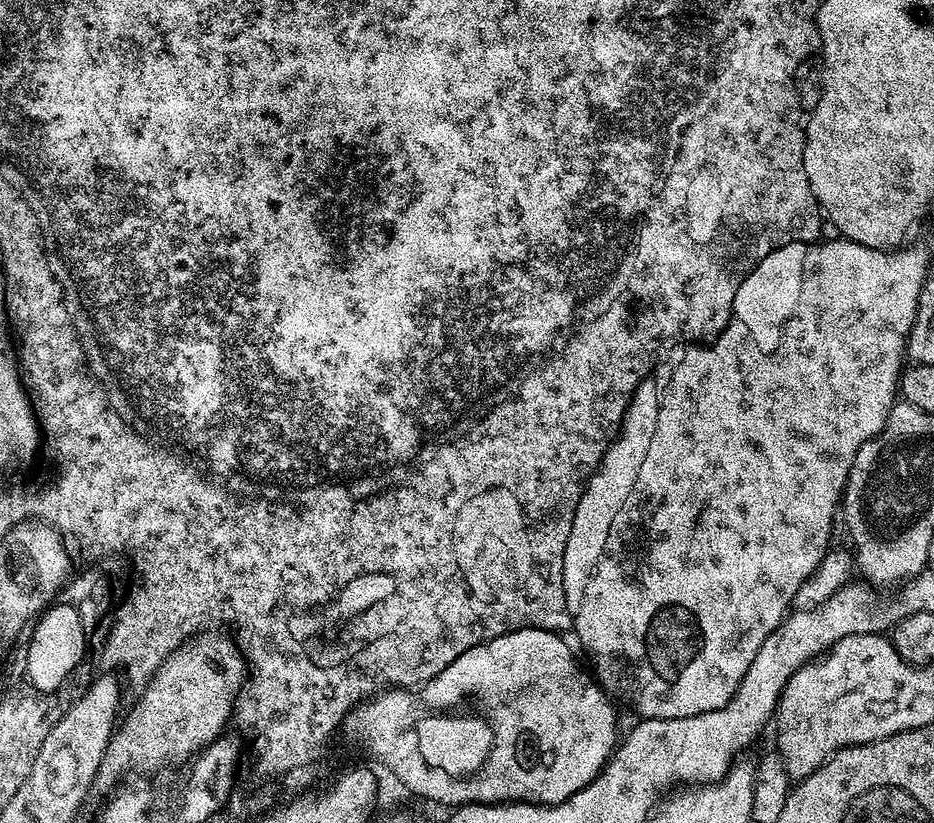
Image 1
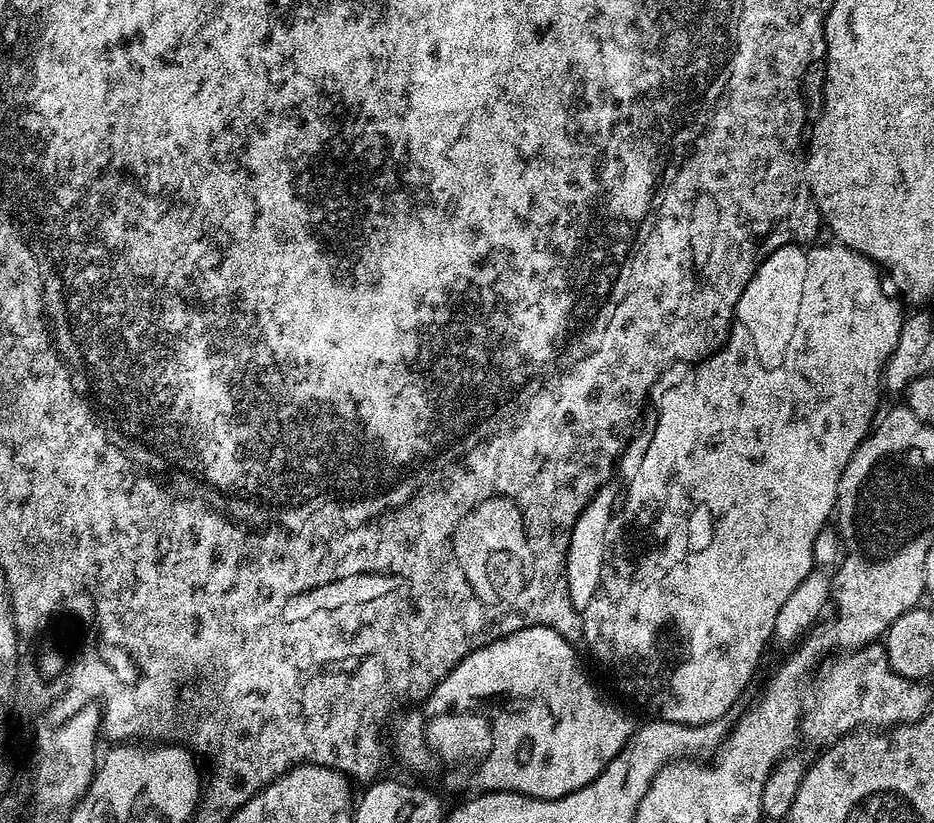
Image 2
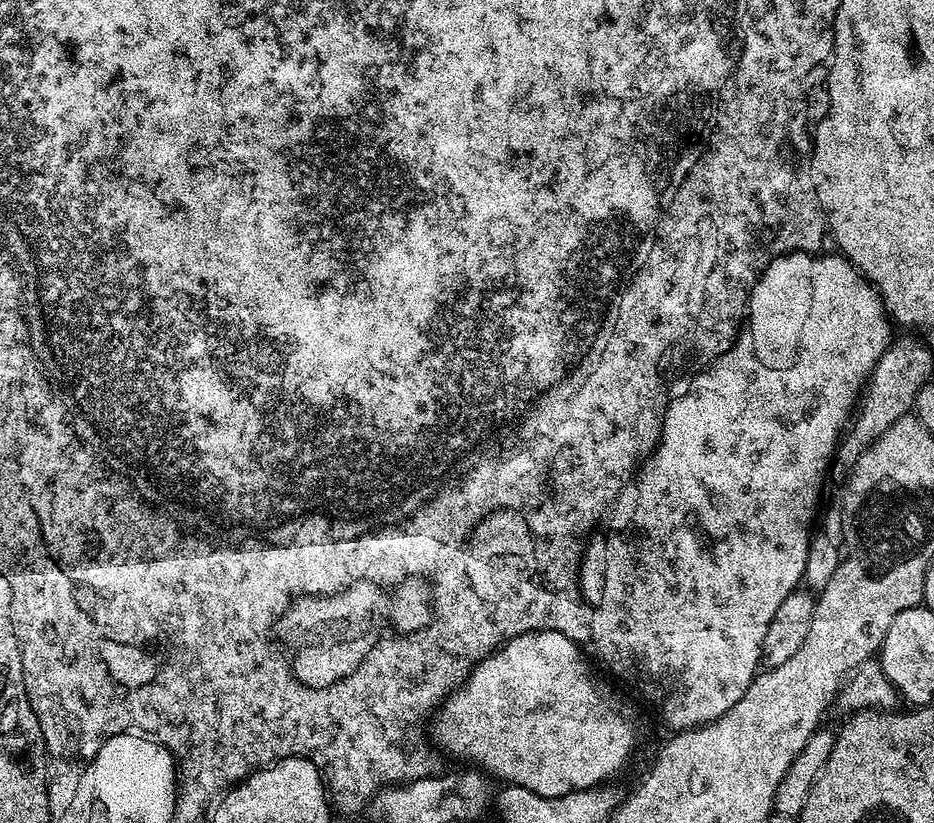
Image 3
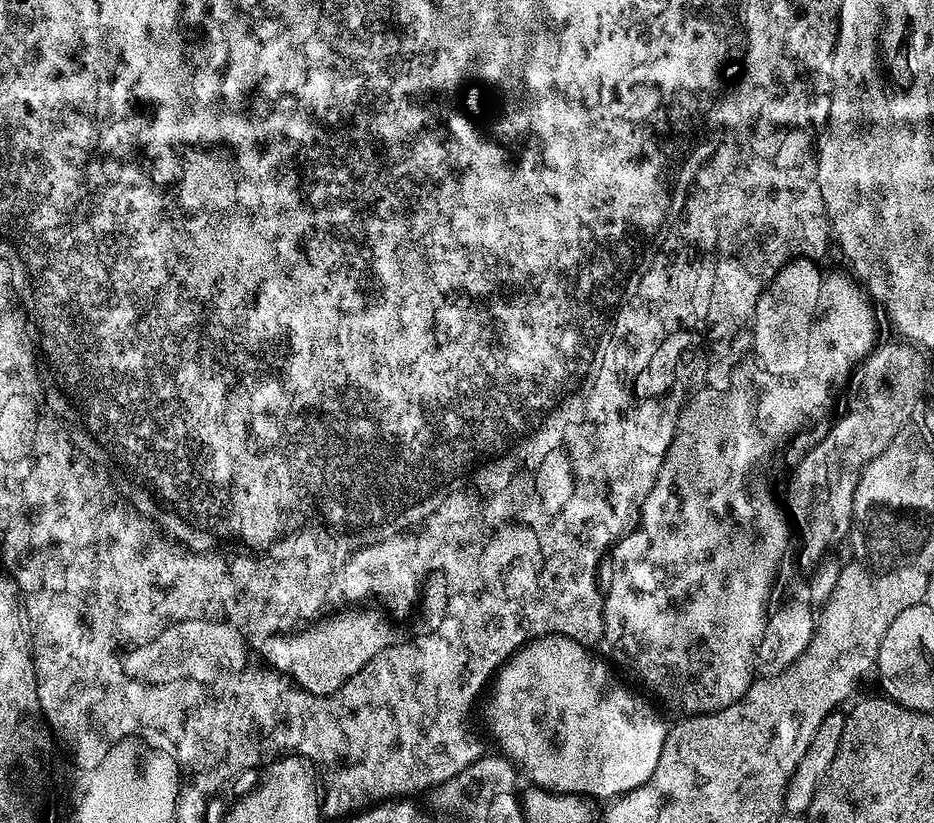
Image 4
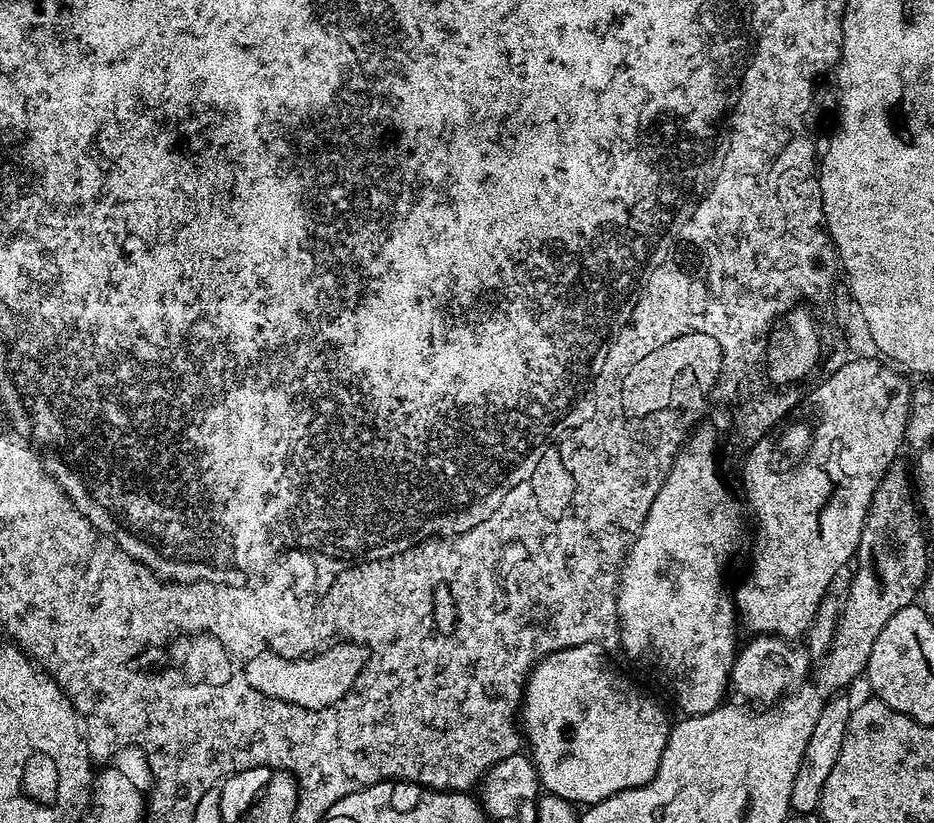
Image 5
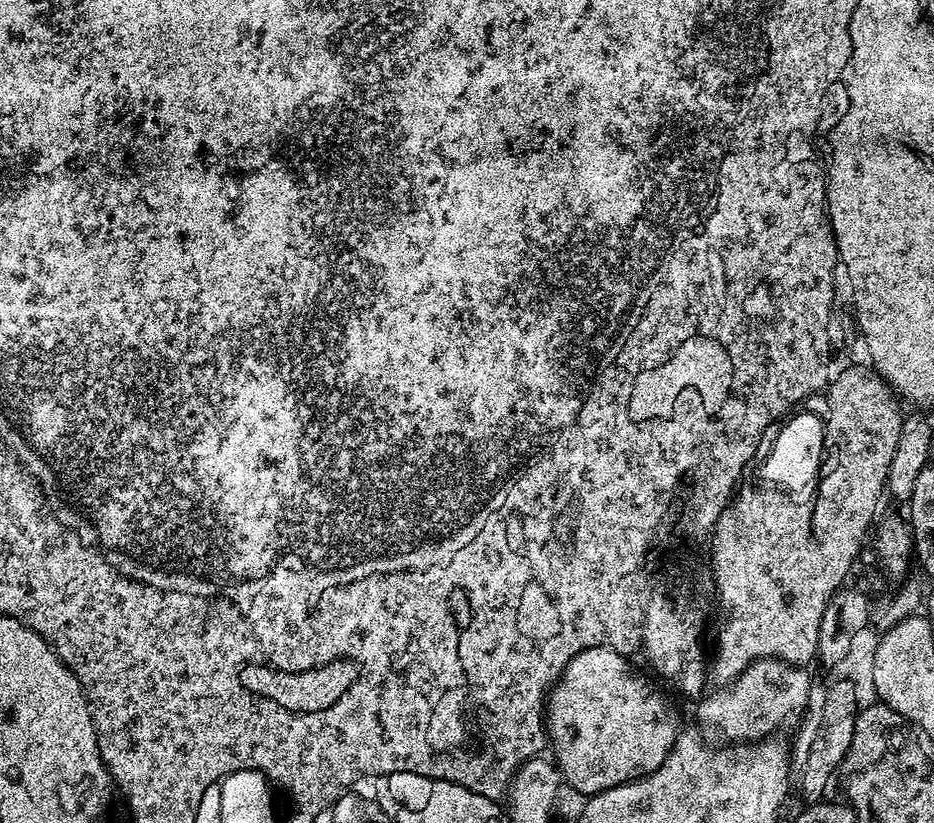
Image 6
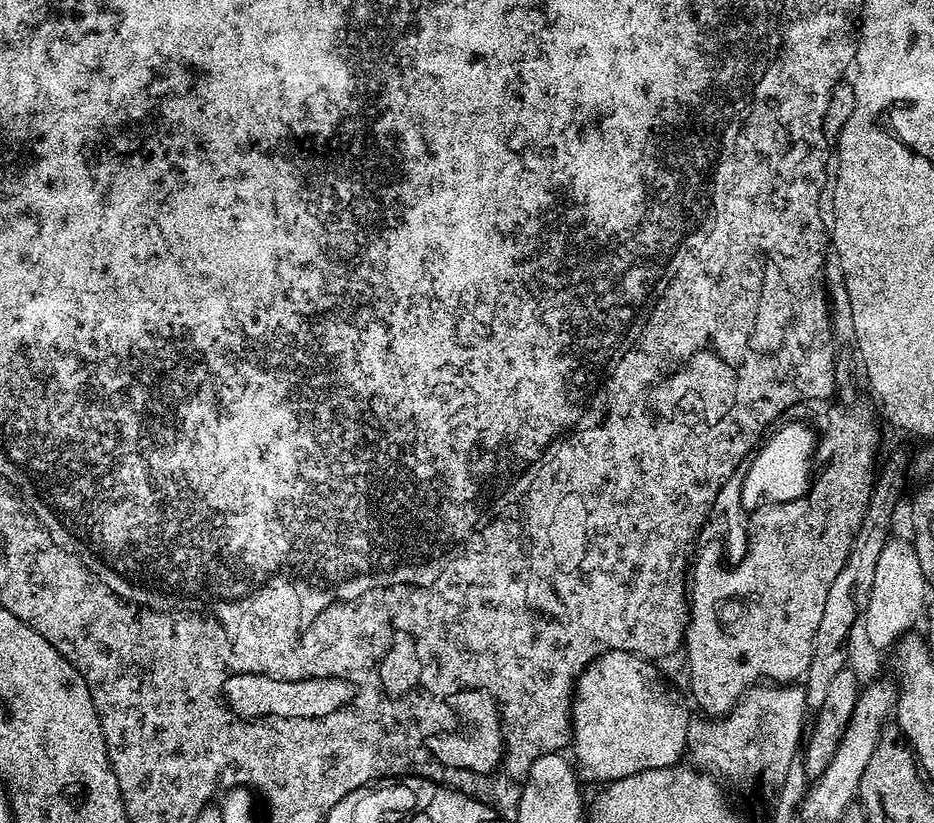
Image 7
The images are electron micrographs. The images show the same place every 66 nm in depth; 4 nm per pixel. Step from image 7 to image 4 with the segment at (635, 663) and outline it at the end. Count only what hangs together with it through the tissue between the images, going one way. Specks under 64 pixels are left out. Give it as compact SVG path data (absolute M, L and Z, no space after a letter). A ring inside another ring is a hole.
M553 634L531 639L513 656L509 656L506 662L501 663L498 675L495 677L497 678L496 685L492 688L492 736L496 739L497 746L501 748L497 749L516 765L523 779L525 776L526 779L532 780L528 782L535 787L543 788L546 792L559 792L569 796L585 798L597 796L598 799L604 800L603 802L608 802L642 786L648 781L650 774L654 774L654 766L658 766L658 757L661 756L662 746L668 737L669 725L664 724L663 718L642 697L632 696L631 690L626 685L619 684L616 681L617 673L603 659L600 661L598 657L591 656L588 652L591 651L577 640Z

